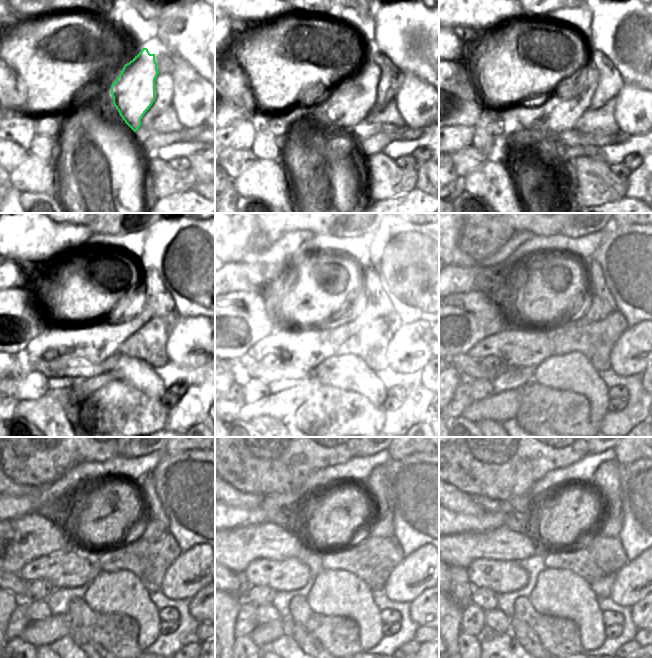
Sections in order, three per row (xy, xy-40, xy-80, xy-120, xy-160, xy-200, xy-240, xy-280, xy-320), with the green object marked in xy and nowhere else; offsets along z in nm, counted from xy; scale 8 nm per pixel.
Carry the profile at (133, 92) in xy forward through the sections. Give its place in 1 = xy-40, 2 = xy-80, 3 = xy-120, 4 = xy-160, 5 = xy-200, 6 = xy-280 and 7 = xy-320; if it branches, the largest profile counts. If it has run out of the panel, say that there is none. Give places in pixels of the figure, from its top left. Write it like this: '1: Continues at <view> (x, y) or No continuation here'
1: Continues at xy-40 (348, 104)
2: Continues at xy-80 (555, 115)
3: Continues at xy-120 (96, 342)
4: Continues at xy-160 (306, 347)
5: Continues at xy-200 (518, 346)
6: Continues at xy-280 (291, 574)
7: Continues at xy-320 (501, 576)

